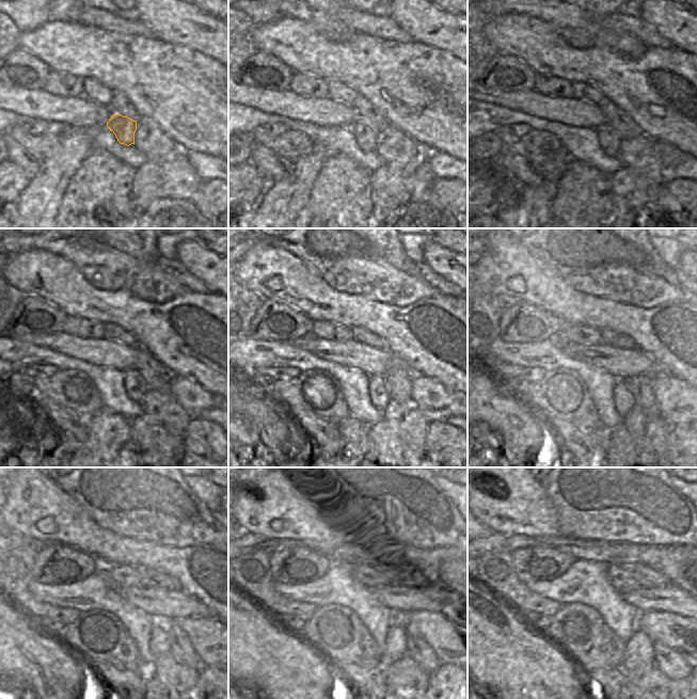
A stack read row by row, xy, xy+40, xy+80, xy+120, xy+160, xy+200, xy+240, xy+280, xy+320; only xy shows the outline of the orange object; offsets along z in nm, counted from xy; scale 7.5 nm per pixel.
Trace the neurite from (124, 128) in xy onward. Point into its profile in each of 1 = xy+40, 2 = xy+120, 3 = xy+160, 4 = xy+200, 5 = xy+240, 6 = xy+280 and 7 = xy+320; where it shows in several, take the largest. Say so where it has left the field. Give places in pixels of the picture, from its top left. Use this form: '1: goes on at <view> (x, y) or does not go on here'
1: goes on at xy+40 (366, 134)
2: goes on at xy+120 (136, 386)
3: goes on at xy+160 (378, 391)
4: goes on at xy+200 (623, 400)
5: goes on at xy+240 (159, 638)
6: goes on at xy+280 (396, 647)
7: goes on at xy+320 (638, 656)

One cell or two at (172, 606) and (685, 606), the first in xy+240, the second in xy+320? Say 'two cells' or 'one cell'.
one cell

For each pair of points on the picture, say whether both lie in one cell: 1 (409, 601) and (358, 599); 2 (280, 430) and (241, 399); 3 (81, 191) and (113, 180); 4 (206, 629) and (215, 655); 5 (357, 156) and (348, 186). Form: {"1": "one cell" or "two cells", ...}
{"1": "two cells", "2": "one cell", "3": "one cell", "4": "one cell", "5": "two cells"}

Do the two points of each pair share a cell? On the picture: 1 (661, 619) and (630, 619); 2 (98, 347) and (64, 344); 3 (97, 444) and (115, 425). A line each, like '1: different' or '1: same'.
1: different
2: same
3: same

